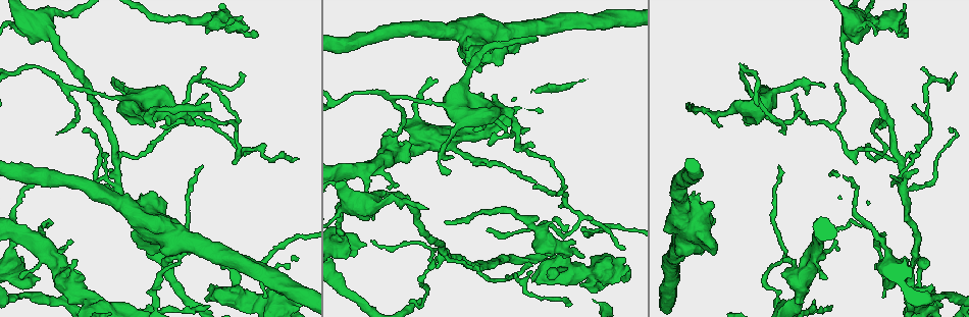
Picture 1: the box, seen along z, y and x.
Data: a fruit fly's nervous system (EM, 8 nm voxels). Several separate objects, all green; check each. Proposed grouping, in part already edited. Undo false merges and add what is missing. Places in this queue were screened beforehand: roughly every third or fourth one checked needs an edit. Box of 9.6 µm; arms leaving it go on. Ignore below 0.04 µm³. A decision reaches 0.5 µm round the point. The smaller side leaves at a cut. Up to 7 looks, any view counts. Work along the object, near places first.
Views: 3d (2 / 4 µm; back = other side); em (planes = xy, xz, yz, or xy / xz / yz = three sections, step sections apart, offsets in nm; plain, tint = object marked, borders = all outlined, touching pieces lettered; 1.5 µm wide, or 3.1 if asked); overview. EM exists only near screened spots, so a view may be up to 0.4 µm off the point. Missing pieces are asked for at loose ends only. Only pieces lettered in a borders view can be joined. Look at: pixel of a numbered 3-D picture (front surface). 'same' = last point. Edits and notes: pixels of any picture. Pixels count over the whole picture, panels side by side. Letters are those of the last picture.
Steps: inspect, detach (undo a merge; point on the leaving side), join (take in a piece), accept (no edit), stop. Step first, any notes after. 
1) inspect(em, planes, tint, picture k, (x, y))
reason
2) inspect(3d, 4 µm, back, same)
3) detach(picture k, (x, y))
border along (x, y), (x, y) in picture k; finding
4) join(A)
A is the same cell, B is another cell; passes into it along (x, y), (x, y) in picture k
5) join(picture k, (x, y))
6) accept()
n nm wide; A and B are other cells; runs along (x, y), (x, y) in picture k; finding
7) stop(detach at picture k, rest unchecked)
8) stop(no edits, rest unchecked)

inspect(em, planes, tint, picture 1, (534, 146))
thin end

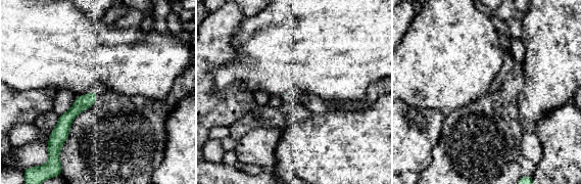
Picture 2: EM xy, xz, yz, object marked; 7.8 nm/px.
inspect(em, planes, borders, same)

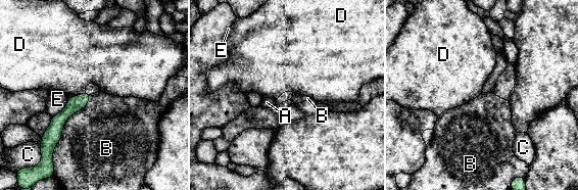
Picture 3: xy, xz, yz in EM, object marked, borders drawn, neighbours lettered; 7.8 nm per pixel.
accept()
A, B, C, D and E are other cells; border along (91, 95), (67, 119), (52, 152) in picture 3; none of them fits

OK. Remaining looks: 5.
inspect(3d, 2 µm, picture 1, (606, 258))
an open end

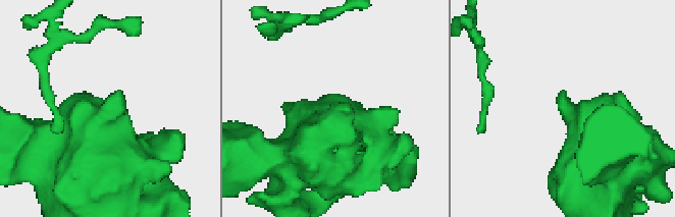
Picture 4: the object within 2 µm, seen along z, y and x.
inspect(em, xy, step 8, tint, picture 4, (339, 108))

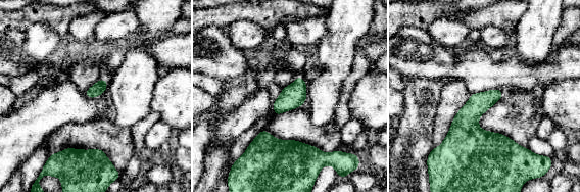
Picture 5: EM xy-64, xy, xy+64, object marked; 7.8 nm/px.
inspect(em, planes, borders, same)
cut it another way

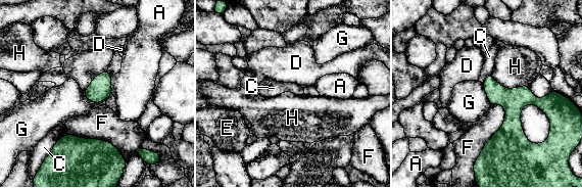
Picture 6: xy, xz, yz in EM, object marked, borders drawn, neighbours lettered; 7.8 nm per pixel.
accept()
160 nm wide; A, C, D, E, F, G and H are other cells; runs along (549, 97), (524, 100), (494, 151) in picture 6; none of them fits

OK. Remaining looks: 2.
stop(no edits, rest unchecked)

